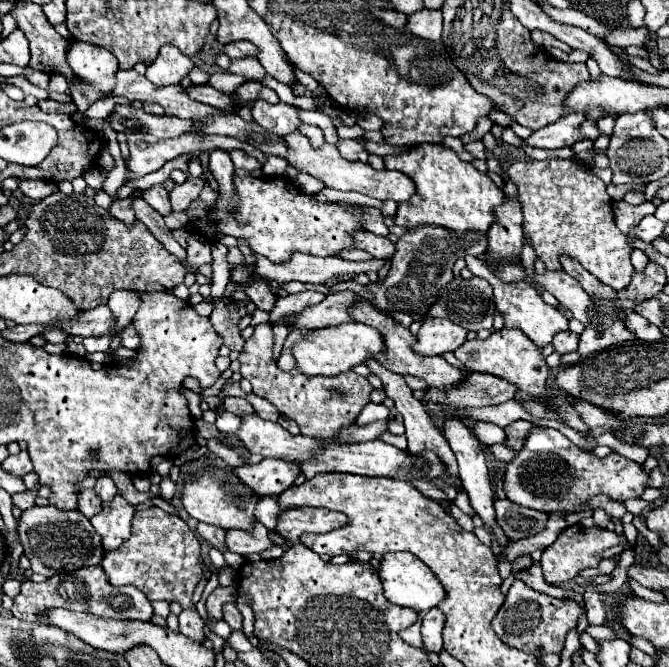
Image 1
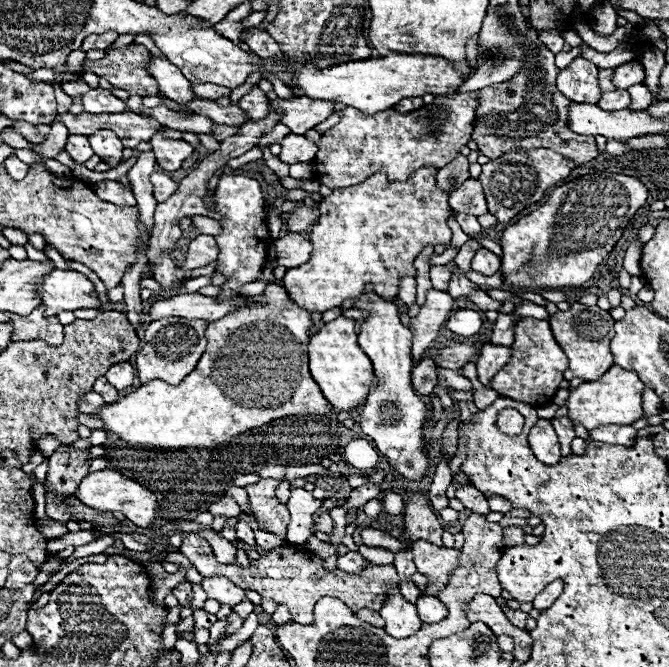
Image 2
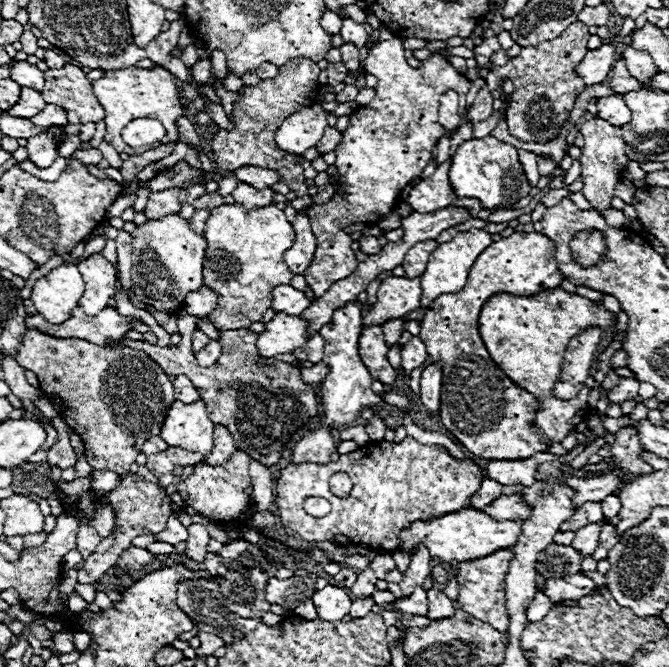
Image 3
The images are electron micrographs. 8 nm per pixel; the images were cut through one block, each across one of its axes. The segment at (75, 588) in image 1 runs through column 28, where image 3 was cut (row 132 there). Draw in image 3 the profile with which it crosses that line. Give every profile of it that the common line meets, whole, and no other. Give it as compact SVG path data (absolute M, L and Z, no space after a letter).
M592 118L592 120L582 122L580 132L584 136L582 154L578 158L580 168L582 168L580 178L584 182L582 194L590 202L592 208L596 208L596 210L608 210L610 208L610 202L614 198L614 188L616 188L616 184L620 180L620 174L626 168L626 164L630 162L630 158L624 152L624 146L626 144L622 140L622 130L620 128L614 128L612 124L608 124L602 118Z

